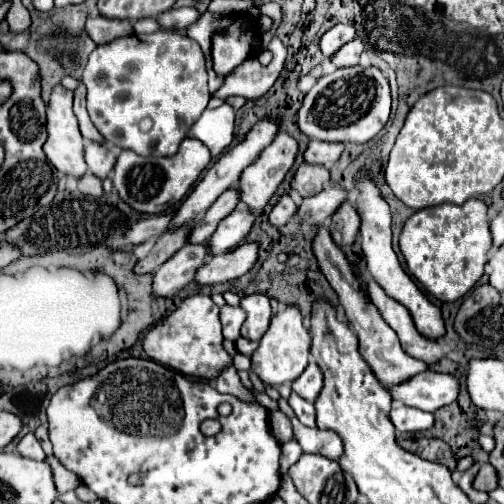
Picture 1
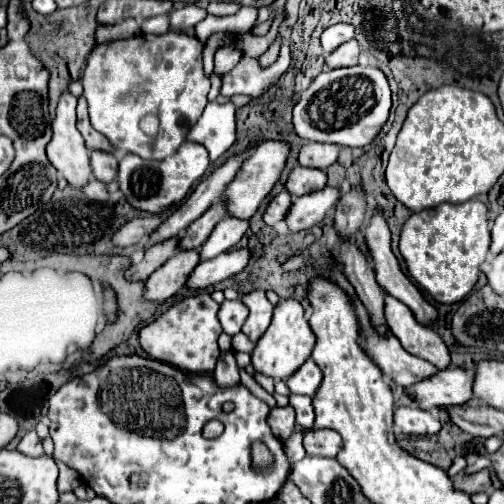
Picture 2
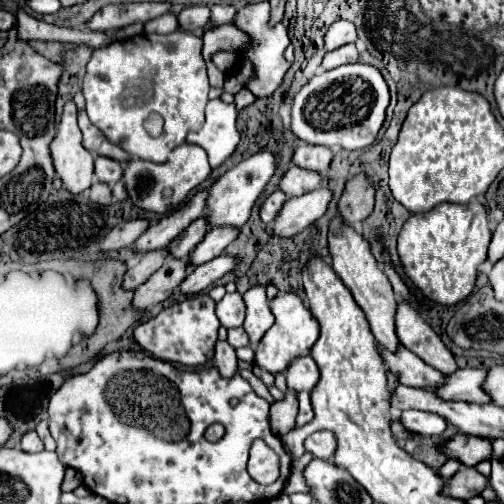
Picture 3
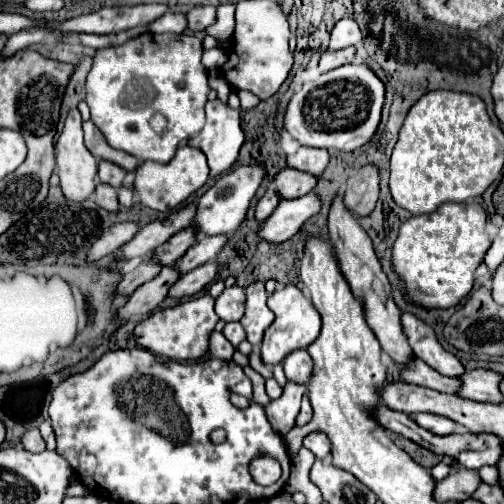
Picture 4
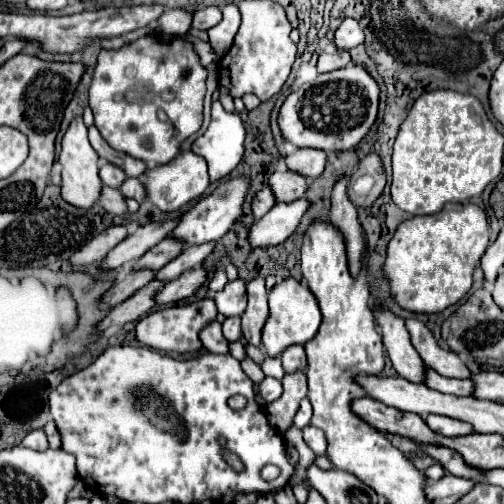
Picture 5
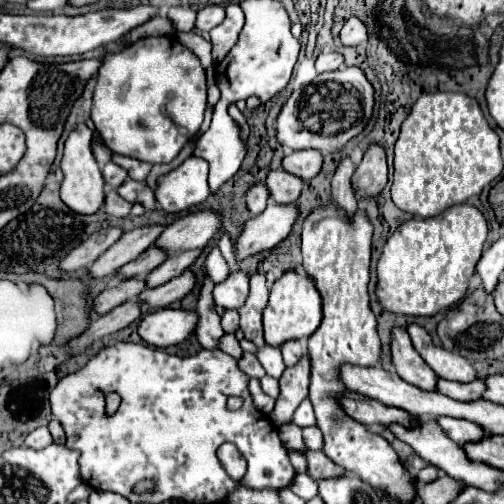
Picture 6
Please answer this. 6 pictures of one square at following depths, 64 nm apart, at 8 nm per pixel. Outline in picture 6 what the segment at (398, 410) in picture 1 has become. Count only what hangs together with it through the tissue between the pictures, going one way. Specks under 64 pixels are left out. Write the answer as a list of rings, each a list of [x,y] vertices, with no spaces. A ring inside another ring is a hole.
[[[436,416],[434,420],[446,432],[446,436],[450,436],[450,440],[454,440],[456,444],[476,442],[486,436],[486,432],[478,428],[478,424],[472,424],[468,420],[458,420],[458,418],[448,418],[448,416]]]

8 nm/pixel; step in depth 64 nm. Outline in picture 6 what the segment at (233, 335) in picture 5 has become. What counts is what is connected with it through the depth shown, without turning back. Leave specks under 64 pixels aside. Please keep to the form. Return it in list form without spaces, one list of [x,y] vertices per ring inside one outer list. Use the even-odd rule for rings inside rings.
[[[236,310],[224,312],[224,316],[222,316],[222,328],[224,328],[226,334],[236,334],[236,330],[240,328],[238,326],[238,312]]]

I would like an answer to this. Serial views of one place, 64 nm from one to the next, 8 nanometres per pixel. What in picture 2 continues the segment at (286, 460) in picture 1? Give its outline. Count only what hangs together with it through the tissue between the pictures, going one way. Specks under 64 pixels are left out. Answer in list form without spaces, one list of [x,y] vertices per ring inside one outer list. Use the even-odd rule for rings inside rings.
[[[295,429],[294,434],[284,442],[284,452],[286,452],[286,458],[288,458],[290,464],[302,460],[306,455],[306,451],[302,444],[302,434],[301,431]]]

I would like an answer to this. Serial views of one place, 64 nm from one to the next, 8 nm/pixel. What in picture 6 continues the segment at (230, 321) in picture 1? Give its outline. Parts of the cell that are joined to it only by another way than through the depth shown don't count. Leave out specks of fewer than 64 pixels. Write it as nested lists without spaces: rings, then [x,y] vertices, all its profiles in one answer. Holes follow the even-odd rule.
[[[240,270],[232,272],[226,282],[214,286],[214,302],[222,310],[240,310],[248,296],[248,276]]]

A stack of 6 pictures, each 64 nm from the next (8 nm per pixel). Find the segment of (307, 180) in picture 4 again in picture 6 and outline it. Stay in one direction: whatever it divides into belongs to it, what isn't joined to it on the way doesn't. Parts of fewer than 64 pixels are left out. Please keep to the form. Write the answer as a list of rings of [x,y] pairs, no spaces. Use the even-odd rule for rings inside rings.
[[[272,170],[266,178],[266,186],[278,204],[292,204],[298,200],[304,182],[290,172]]]

